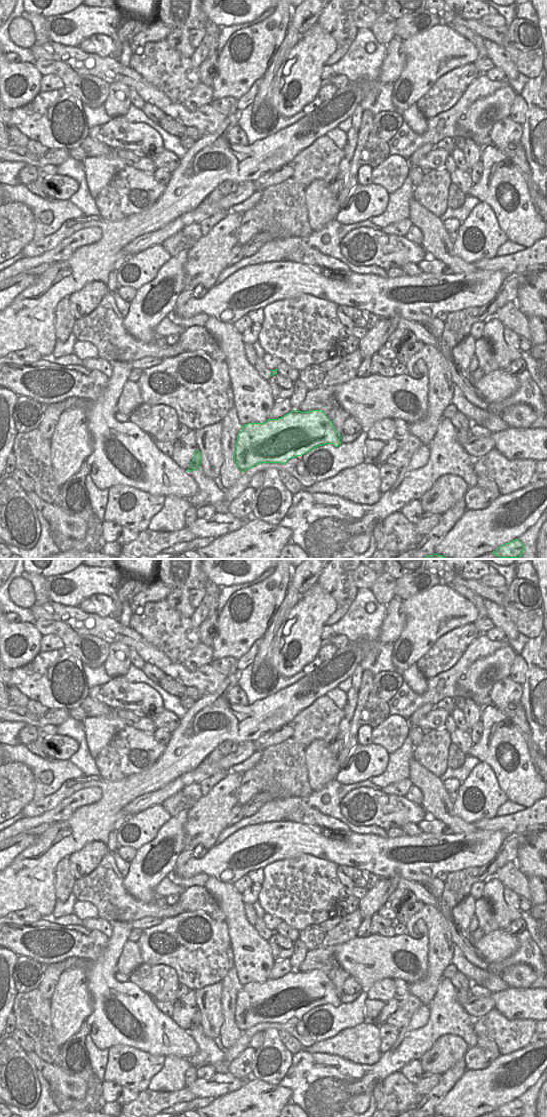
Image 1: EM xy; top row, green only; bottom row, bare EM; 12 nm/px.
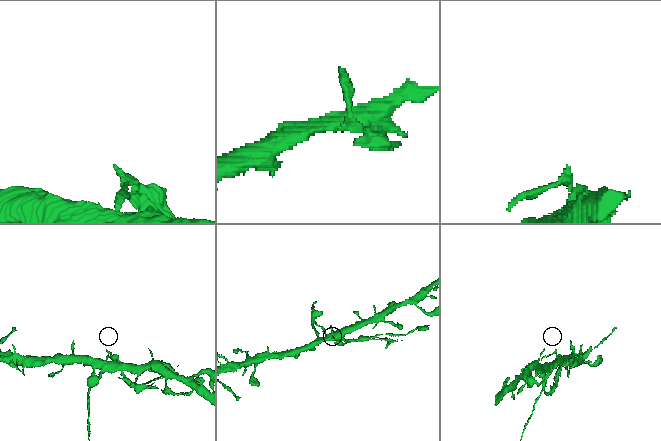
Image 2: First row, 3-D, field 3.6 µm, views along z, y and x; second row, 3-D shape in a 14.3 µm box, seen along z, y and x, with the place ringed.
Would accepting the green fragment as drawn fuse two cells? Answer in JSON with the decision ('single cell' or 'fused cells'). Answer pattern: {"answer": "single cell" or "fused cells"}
{"answer": "fused cells"}

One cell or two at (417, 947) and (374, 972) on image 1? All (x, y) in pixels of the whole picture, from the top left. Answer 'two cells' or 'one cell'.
one cell

